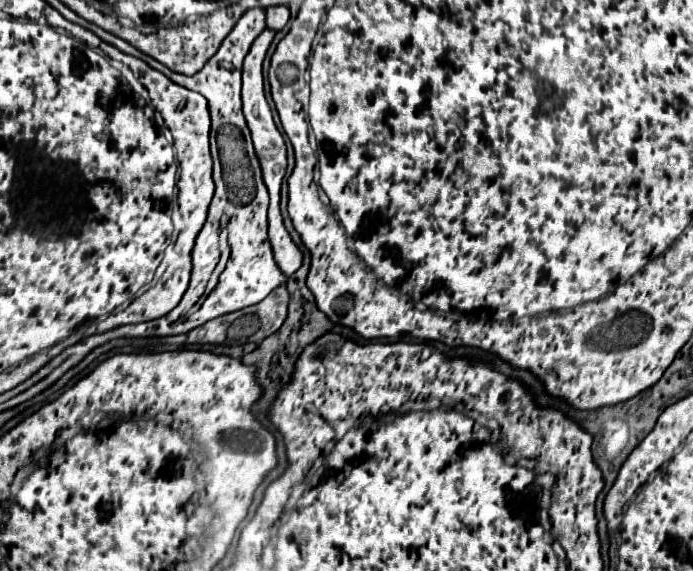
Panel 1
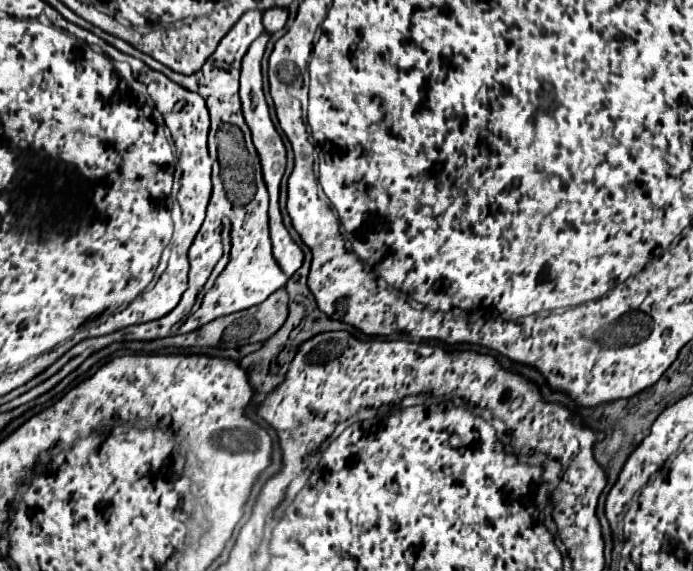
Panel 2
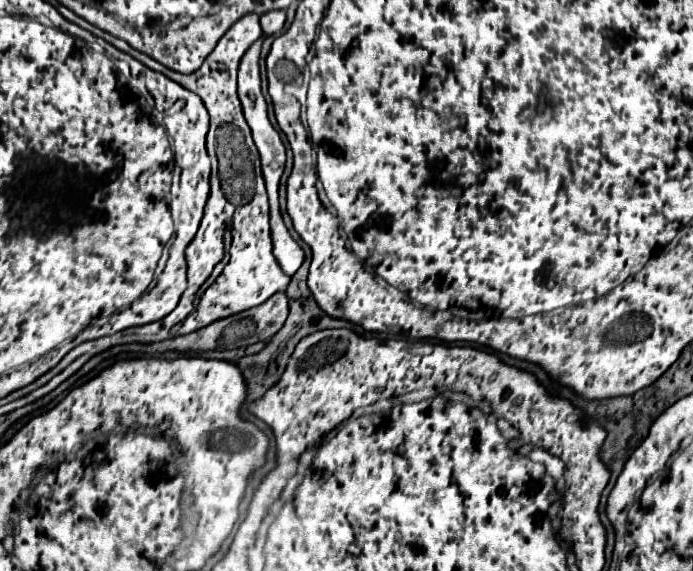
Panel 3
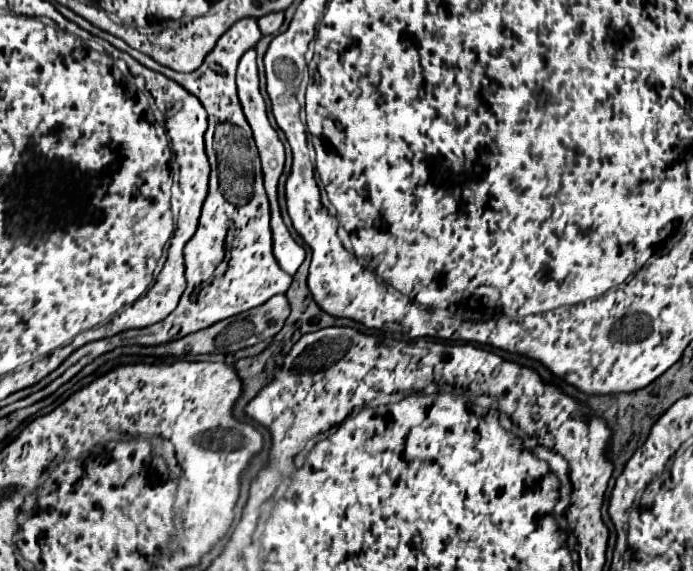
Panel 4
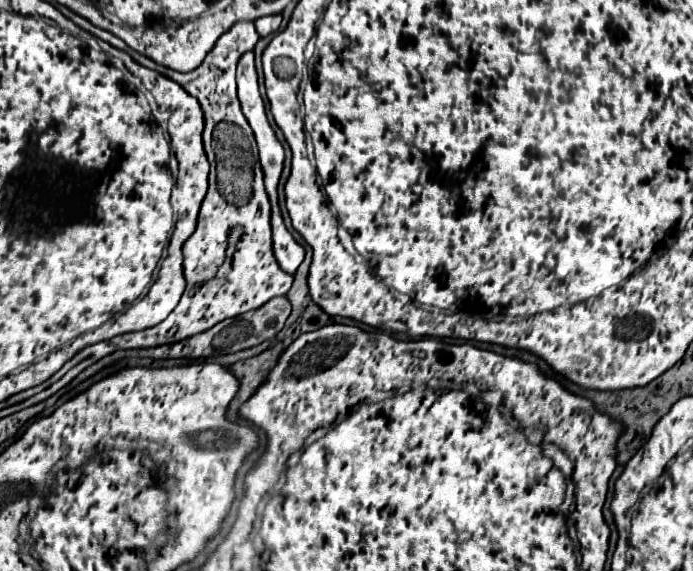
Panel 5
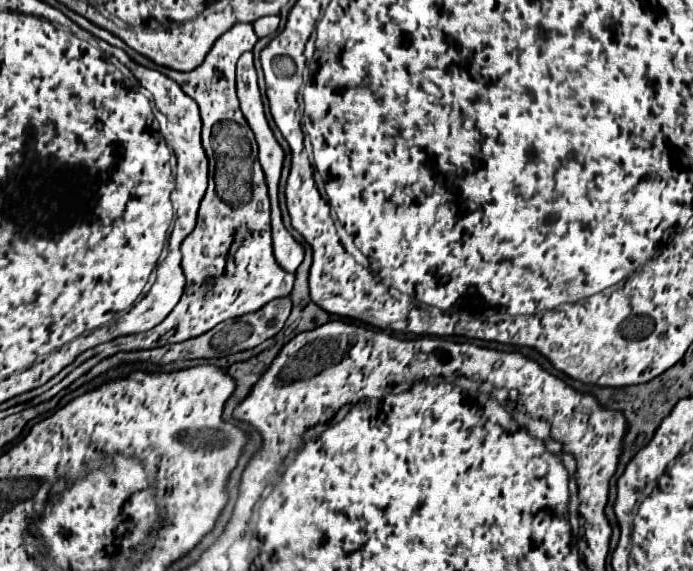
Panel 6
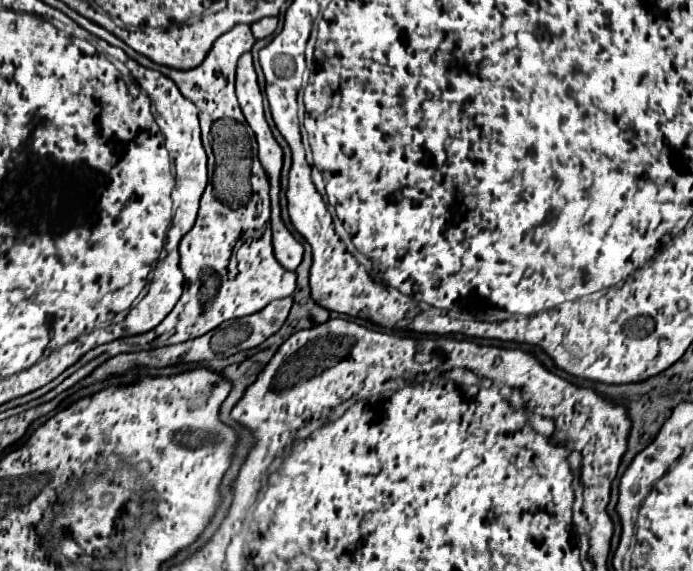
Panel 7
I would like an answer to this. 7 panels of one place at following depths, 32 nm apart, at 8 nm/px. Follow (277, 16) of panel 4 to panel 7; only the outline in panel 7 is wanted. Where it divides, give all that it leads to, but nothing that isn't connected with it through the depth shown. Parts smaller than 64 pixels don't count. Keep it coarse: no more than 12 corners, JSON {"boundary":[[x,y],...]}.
{"boundary":[[262,18],[254,22],[254,38],[270,36],[276,30],[278,18]]}

